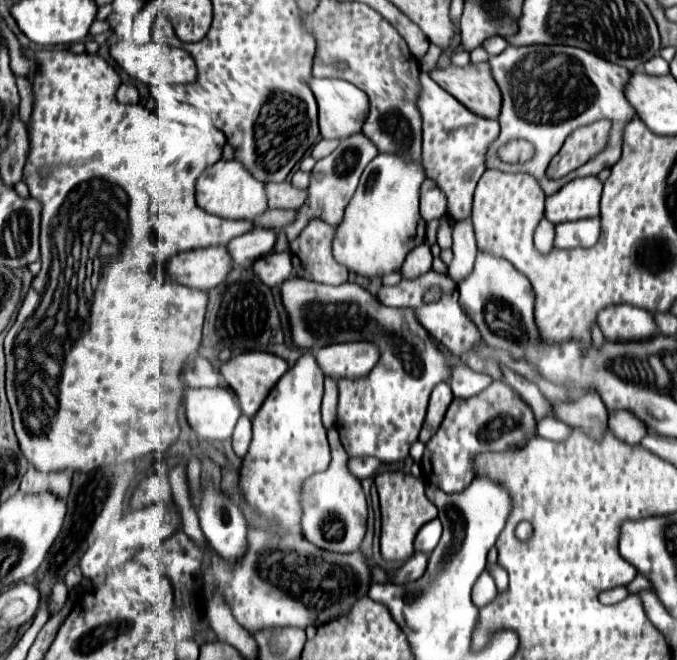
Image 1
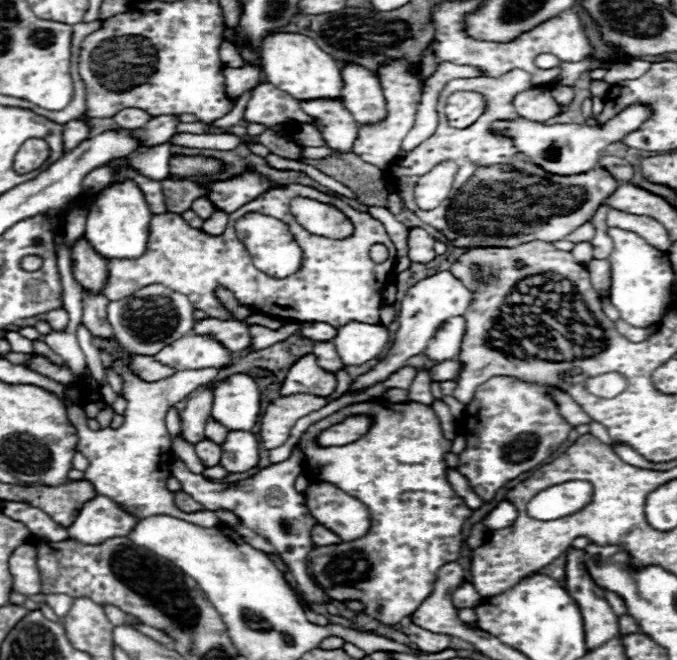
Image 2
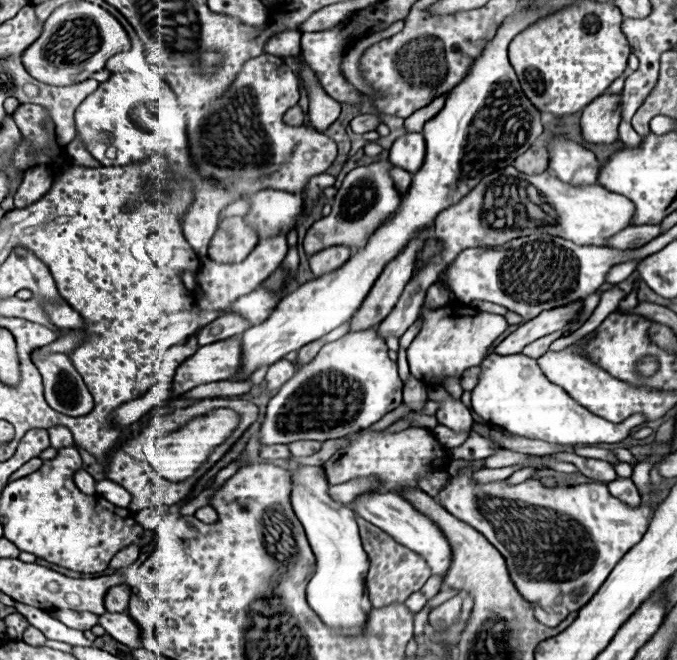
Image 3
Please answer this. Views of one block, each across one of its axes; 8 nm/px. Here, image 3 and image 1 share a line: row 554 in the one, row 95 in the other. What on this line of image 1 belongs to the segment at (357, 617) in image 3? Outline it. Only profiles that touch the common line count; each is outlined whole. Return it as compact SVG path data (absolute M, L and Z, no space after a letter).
M314 78L310 88L316 96L318 110L320 110L320 136L322 138L344 138L352 136L362 130L362 124L368 116L368 96L356 86L346 80L332 80L332 78Z

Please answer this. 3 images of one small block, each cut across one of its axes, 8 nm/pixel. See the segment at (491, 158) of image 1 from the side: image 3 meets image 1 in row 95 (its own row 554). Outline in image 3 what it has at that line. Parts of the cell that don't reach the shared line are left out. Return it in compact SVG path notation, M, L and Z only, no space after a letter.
M464 468L456 476L450 476L448 484L440 490L440 504L458 520L470 524L486 536L486 540L506 558L512 582L518 592L532 604L554 610L562 616L568 616L574 610L580 610L604 584L606 576L618 564L618 560L640 542L650 524L650 508L644 504L640 508L630 508L610 496L606 484L578 484L568 488L544 488L540 480L526 480L514 486L508 486L504 480L476 484L472 474L476 468Z

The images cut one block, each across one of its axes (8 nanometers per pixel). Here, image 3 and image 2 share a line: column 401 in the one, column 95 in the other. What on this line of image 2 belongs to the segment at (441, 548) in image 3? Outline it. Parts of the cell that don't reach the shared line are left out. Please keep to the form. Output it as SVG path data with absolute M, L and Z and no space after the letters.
M96 494L84 504L72 526L68 526L68 534L82 544L100 544L106 538L128 536L136 524L136 516L124 512L110 498Z

